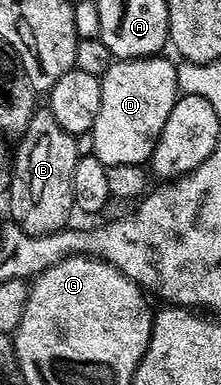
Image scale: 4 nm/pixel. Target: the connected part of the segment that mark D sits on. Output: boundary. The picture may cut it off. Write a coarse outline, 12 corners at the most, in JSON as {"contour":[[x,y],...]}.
{"contour":[[116,59],[90,132],[108,168],[150,161],[176,65]]}

